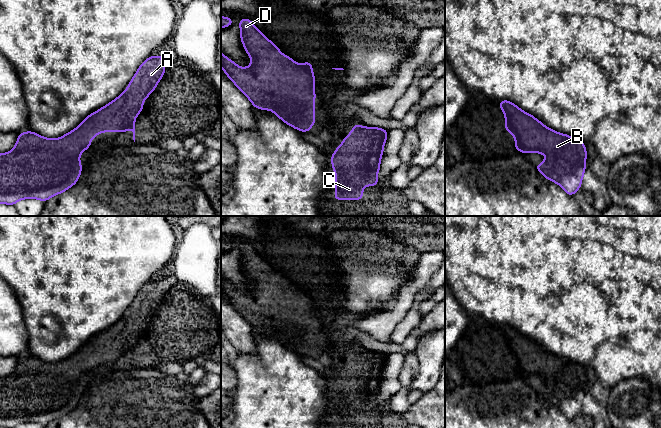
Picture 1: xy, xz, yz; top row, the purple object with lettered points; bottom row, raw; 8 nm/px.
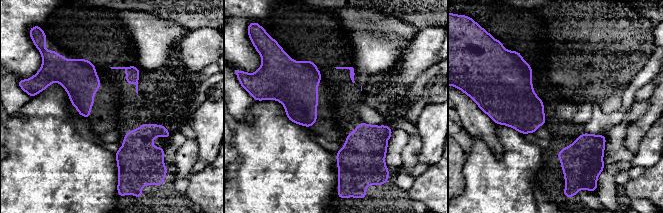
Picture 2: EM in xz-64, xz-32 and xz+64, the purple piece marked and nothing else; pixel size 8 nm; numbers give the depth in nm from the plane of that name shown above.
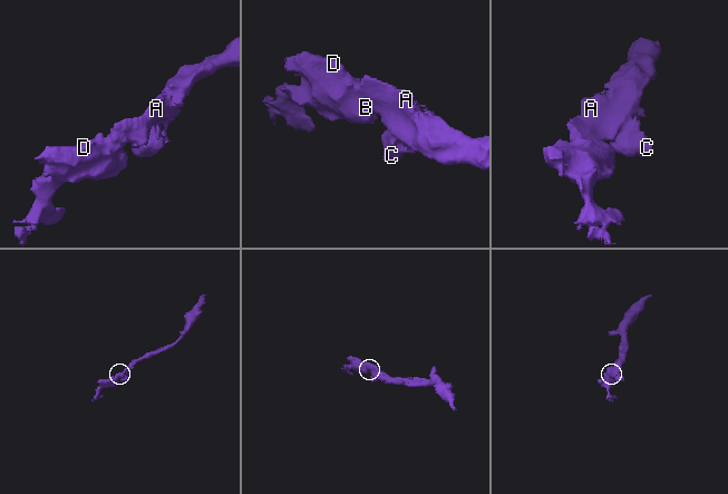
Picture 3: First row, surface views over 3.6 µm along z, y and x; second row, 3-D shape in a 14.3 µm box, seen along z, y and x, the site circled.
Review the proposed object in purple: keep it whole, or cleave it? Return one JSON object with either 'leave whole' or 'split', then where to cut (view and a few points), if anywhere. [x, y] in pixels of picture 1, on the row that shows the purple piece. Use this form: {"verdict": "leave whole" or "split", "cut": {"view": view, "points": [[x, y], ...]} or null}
{"verdict": "leave whole", "cut": null}

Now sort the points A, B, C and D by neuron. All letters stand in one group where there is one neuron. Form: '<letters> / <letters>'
A B C D

